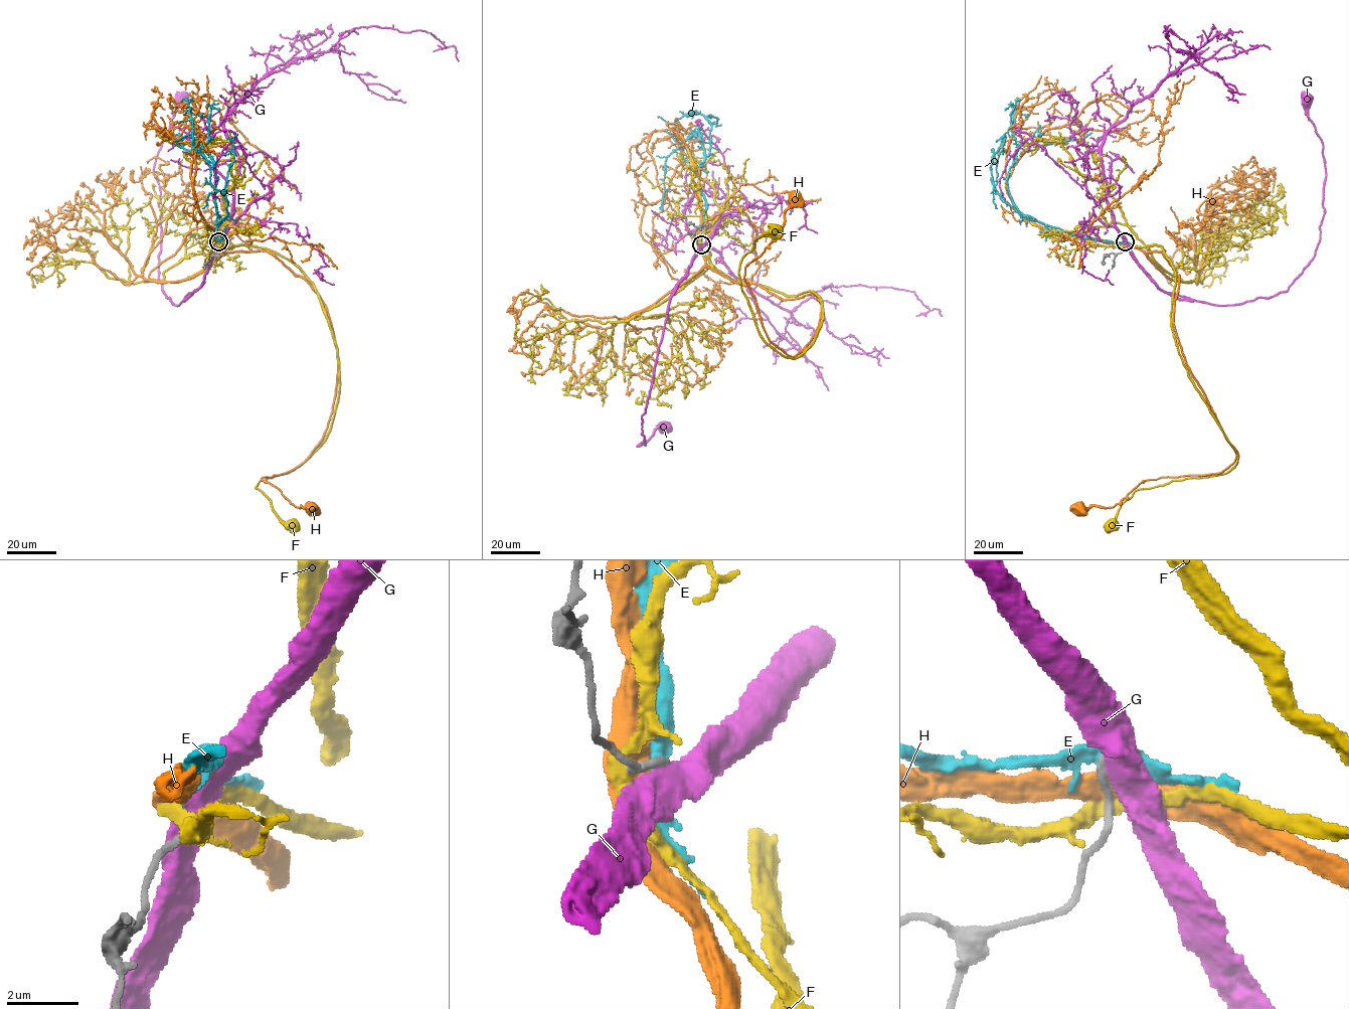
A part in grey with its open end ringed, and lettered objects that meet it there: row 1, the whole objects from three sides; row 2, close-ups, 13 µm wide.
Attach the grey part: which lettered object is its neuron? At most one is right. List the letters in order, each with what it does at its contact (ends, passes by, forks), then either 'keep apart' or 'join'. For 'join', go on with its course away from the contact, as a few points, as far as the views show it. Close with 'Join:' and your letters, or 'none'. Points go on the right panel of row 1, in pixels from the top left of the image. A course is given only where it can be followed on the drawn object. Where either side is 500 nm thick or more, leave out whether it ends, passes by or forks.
E: it forks there; keep apart
F: it passes by; keep apart
G: it passes by; keep apart
H: keep apart
Join: none

